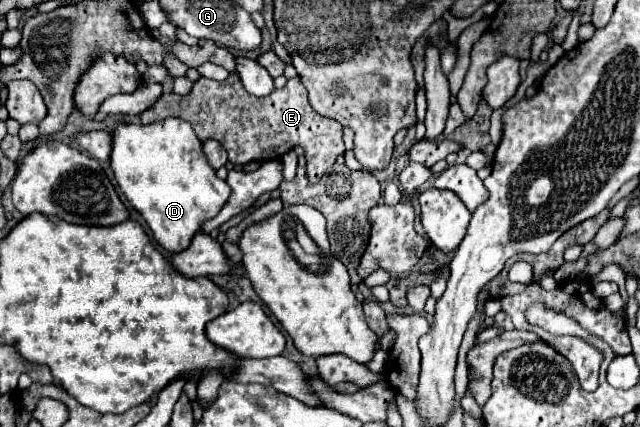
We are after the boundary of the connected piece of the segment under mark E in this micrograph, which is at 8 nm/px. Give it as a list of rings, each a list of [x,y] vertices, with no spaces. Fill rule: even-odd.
[[[230,73],[230,77],[224,81],[200,77],[188,95],[160,95],[160,99],[140,115],[142,123],[166,117],[180,117],[184,121],[190,121],[196,137],[202,141],[220,141],[234,165],[280,159],[294,147],[302,147],[310,183],[318,183],[324,171],[336,163],[336,157],[346,151],[342,141],[342,125],[314,111],[300,77],[288,79],[284,89],[274,89],[266,97],[250,95],[234,73]]]

